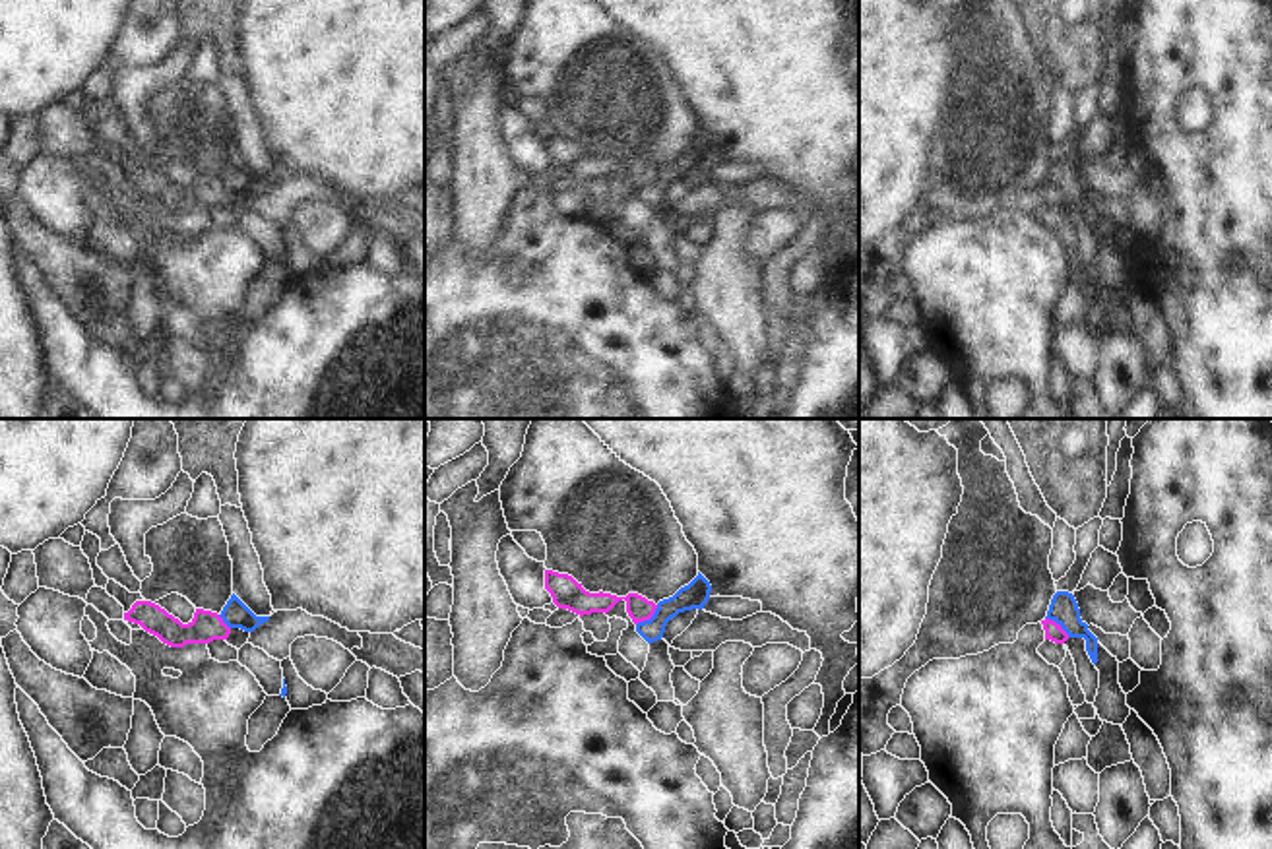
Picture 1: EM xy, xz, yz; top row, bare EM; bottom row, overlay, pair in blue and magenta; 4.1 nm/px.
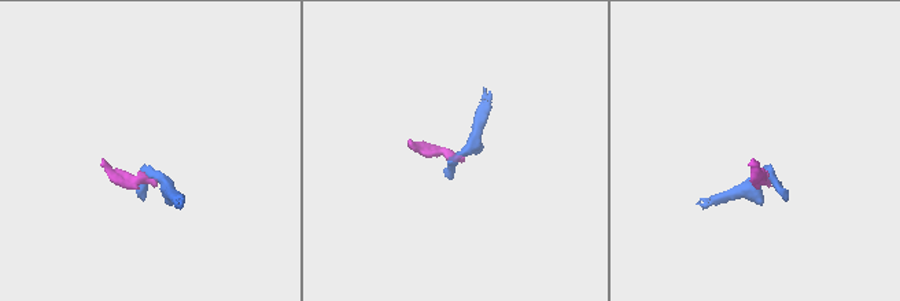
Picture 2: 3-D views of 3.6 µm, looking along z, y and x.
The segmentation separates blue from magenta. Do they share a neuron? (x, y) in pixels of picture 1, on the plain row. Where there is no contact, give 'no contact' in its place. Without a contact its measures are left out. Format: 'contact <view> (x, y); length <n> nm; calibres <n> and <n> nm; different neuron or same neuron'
contact xz (650, 185); length 130 nm; calibres 110 and 100 nm; different neuron

